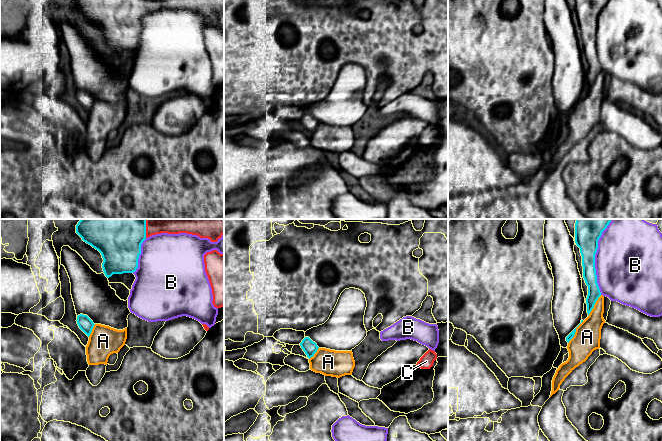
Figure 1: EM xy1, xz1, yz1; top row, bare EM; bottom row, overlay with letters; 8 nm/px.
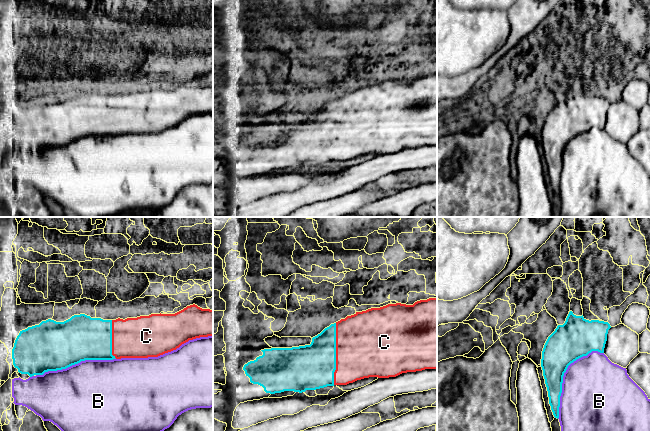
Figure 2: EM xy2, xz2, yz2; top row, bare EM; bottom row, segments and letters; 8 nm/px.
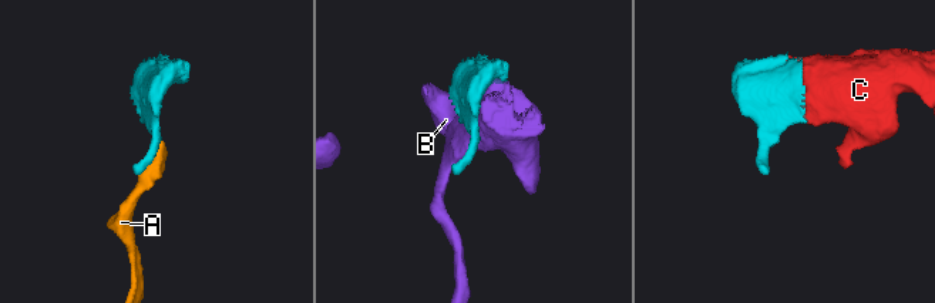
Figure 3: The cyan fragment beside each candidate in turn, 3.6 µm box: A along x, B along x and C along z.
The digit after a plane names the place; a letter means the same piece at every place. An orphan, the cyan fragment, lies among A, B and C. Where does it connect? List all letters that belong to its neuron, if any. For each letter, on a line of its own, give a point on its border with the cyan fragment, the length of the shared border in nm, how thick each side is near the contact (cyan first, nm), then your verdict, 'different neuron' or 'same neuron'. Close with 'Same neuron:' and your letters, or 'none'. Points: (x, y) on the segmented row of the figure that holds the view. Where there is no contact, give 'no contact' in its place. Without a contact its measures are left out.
A: contact yz1 (575, 331); length 220 nm; calibres 50 and 220 nm; different neuron
B: contact yz2 (563, 375); length 650 nm; calibres 300 and 480 nm; different neuron
C: contact xz2 (335, 354); length 500 nm; calibres 360 and 480 nm; same neuron
Same neuron: C

